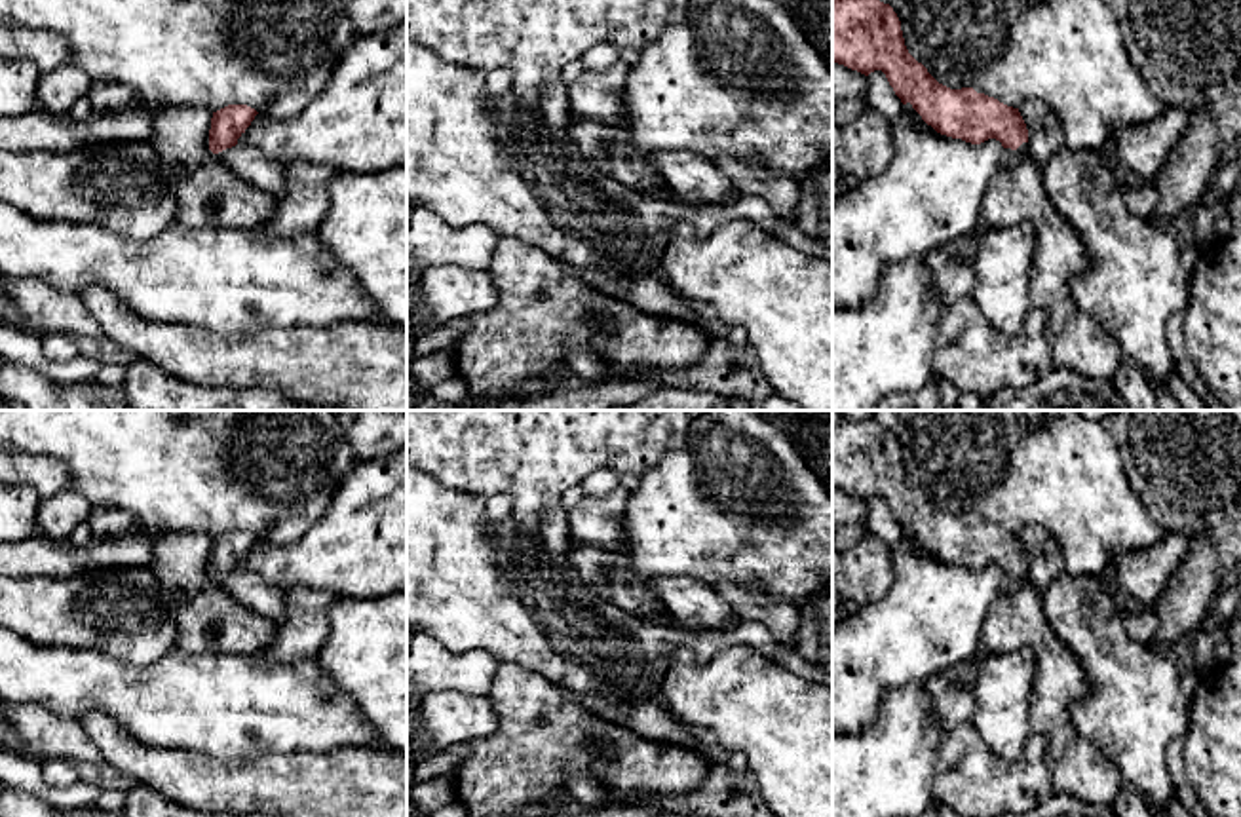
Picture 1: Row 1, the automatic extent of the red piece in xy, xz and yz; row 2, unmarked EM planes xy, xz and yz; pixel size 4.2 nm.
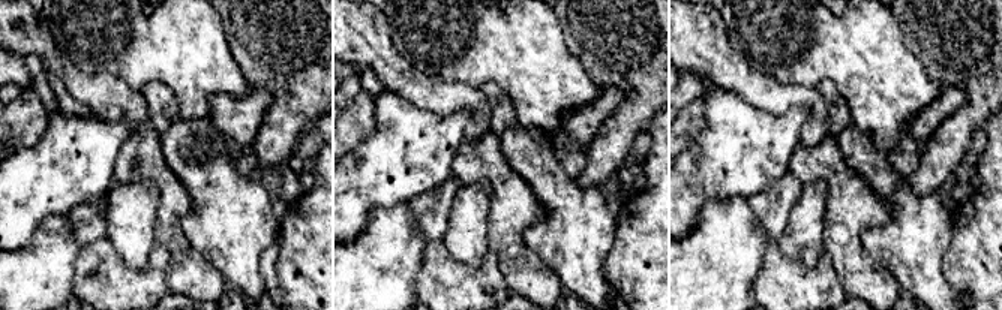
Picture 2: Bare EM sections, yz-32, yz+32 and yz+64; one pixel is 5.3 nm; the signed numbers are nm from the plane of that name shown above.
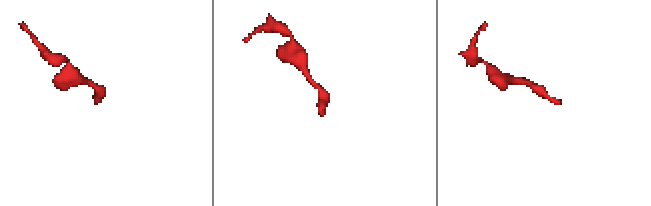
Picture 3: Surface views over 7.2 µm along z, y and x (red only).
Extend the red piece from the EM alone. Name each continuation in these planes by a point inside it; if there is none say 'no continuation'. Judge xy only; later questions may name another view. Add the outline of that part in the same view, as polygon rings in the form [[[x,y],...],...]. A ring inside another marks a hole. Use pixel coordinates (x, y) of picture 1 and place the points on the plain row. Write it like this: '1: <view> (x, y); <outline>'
1: xy (249, 589); [[[236,570],[217,580],[238,602],[258,616],[279,621],[285,614],[285,591],[264,581],[258,574]]]

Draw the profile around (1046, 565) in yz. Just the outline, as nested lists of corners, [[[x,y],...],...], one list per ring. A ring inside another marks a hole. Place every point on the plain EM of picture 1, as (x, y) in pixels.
[[[1030,522],[1019,538],[1028,555],[1028,580],[1043,591],[1064,572],[1062,553],[1055,538],[1040,524]]]

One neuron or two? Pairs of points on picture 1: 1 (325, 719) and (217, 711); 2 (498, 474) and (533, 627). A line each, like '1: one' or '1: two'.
1: one
2: two

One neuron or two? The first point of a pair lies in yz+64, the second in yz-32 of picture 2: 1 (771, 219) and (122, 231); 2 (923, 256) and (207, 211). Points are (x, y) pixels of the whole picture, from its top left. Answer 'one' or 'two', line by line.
1: two
2: one

